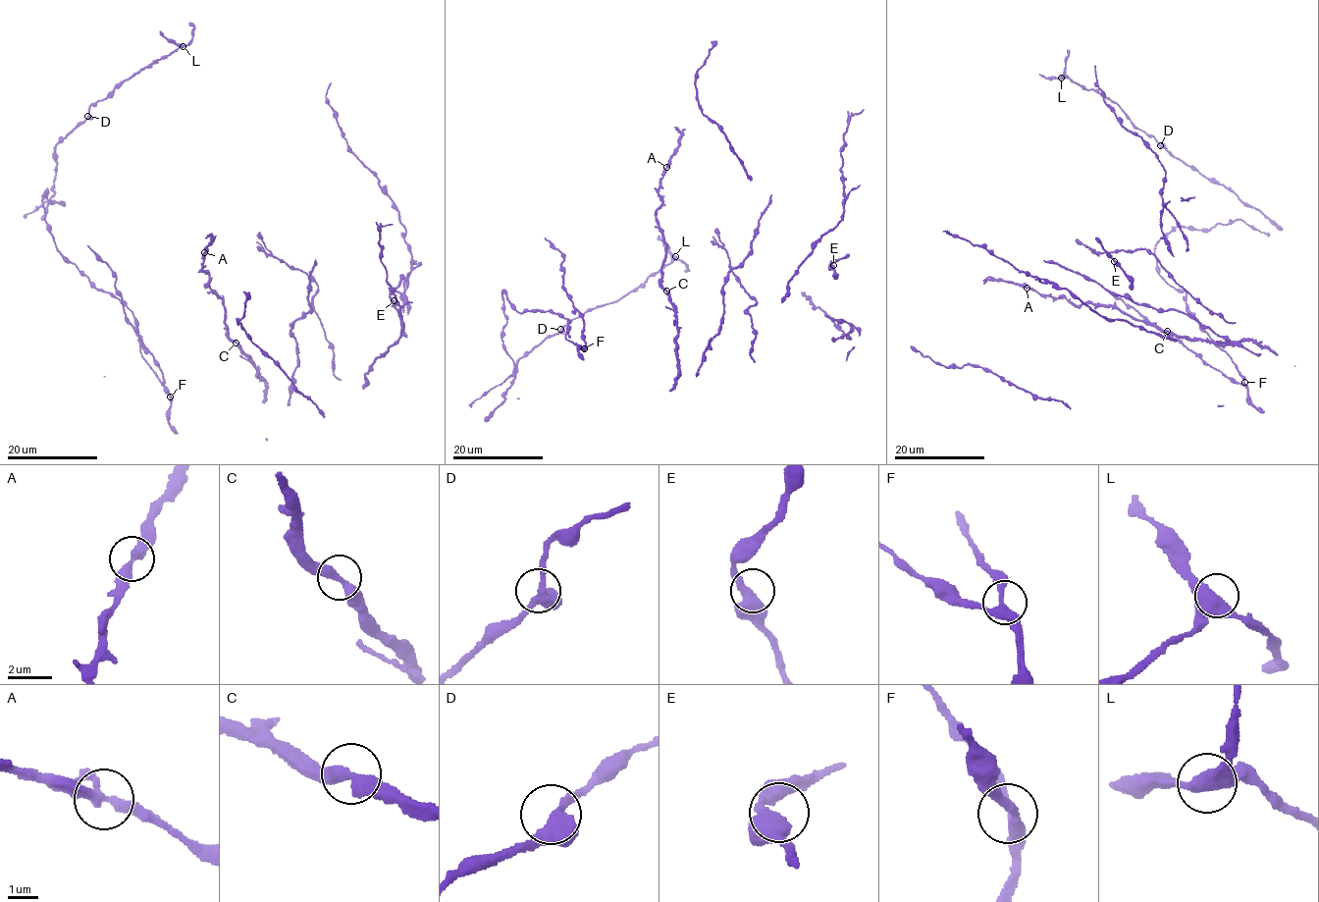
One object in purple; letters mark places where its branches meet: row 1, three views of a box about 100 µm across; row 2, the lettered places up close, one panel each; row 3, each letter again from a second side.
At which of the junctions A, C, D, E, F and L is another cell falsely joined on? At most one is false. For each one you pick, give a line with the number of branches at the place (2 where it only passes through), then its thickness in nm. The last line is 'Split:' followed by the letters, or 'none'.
Split: none

